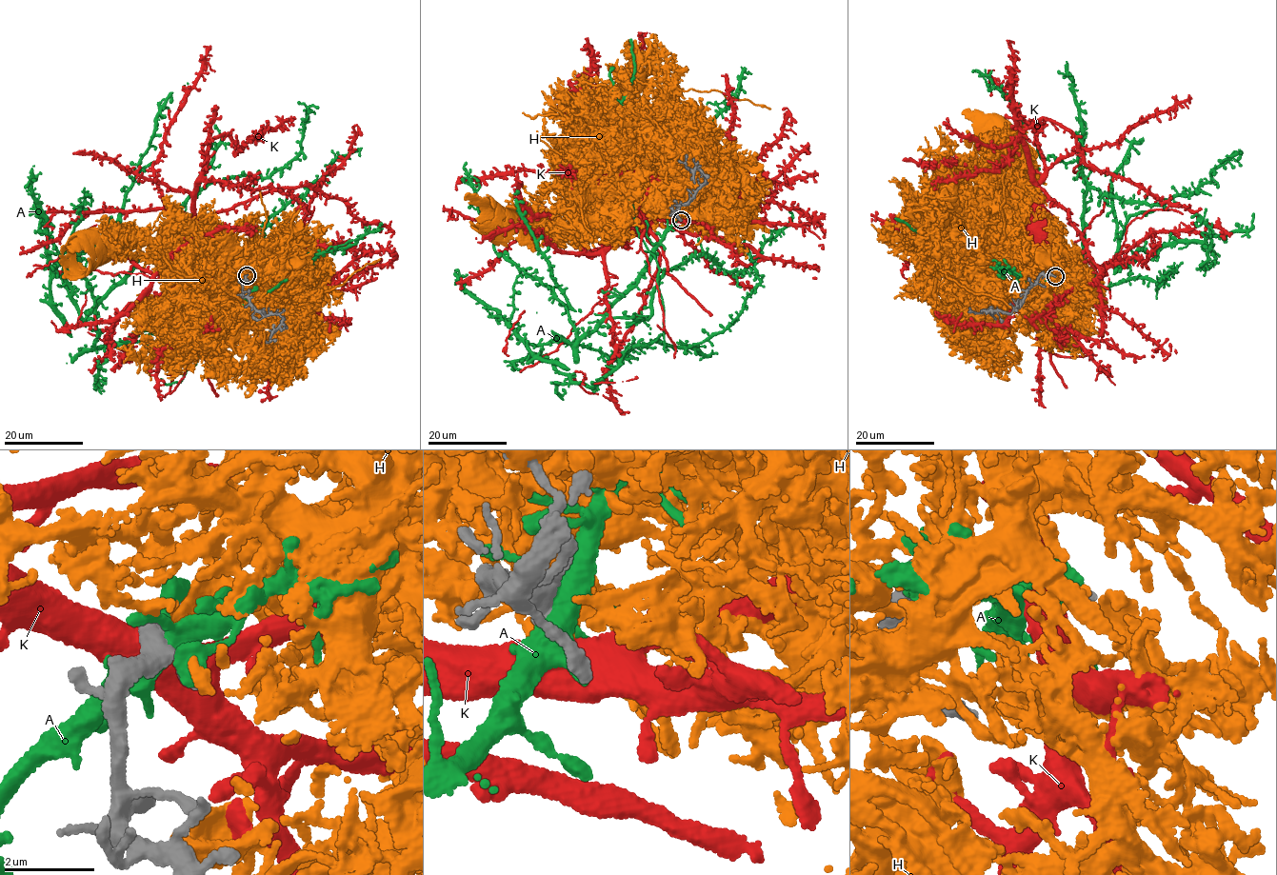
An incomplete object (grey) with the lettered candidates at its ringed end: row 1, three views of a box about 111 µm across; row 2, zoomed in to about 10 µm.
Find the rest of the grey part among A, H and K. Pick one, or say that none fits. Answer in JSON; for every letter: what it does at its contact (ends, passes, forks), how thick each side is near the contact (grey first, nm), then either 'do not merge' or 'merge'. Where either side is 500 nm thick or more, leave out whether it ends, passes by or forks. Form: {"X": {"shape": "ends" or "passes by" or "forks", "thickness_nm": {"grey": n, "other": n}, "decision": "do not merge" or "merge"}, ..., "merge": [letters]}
{"A": {"shape": "forks", "thickness_nm": {"grey": 340, "other": 400}, "decision": "do not merge"}, "H": {"shape": "ends", "thickness_nm": {"grey": 400, "other": 360}, "decision": "do not merge"}, "K": {"thickness_nm": {"grey": 380, "other": 750}, "decision": "do not merge"}, "merge": []}

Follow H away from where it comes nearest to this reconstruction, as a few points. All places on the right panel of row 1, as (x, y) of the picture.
H: (1053, 275), (1057, 286), (1036, 285), (1007, 264), (986, 257), (946, 261), (947, 278), (1017, 310)

